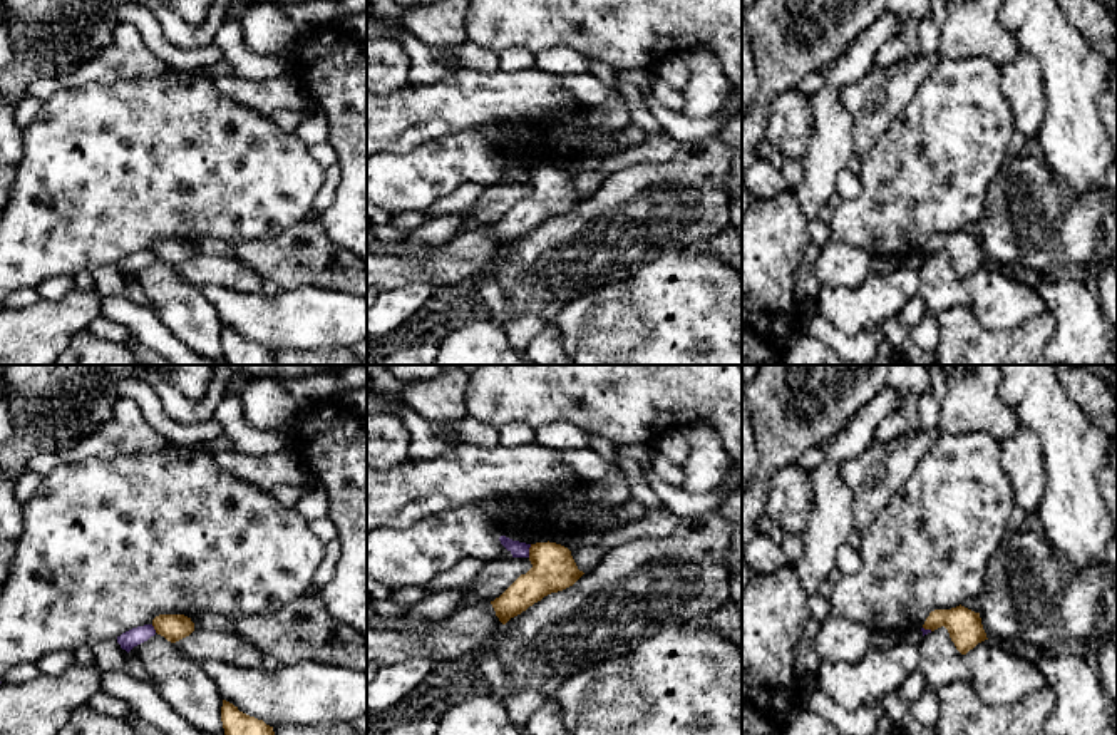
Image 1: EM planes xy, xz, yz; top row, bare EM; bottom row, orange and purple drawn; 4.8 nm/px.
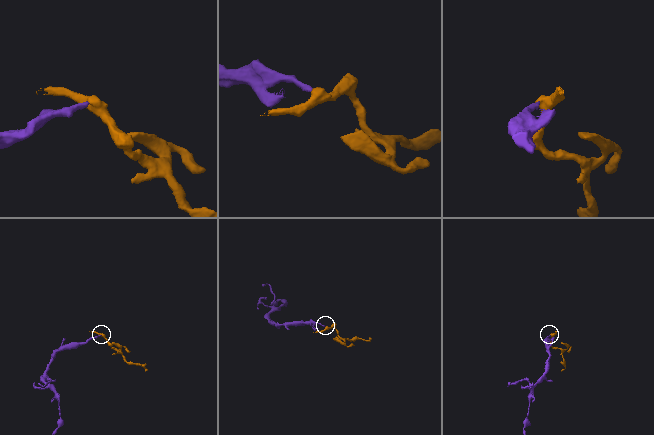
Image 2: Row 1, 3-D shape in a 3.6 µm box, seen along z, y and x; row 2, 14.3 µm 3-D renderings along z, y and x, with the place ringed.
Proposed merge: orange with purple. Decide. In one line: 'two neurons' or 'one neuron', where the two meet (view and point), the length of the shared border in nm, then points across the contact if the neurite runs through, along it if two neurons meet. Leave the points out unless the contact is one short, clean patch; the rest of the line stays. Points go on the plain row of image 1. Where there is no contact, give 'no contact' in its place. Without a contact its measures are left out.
two neurons; contact xz (530, 176); length 70 nm; border xz (531, 169), (528, 181)

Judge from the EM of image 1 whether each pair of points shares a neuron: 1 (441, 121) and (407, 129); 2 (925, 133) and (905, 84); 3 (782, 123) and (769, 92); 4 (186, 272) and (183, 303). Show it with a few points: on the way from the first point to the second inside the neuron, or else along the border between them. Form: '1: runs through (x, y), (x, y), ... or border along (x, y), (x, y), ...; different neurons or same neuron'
1: runs through (432, 121), (416, 121); same neuron
2: border along (935, 67), (886, 129); different neurons
3: border along (794, 87), (782, 92), (772, 102), (764, 138); different neurons
4: border along (171, 268), (198, 288); different neurons

